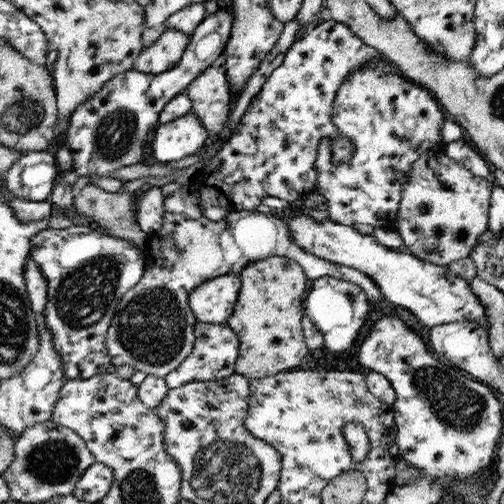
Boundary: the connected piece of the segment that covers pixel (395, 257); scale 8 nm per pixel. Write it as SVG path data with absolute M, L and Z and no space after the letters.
M304 209L297 214L280 215L300 248L328 262L354 267L370 276L386 301L407 308L414 314L415 321L422 325L432 328L450 322L475 322L478 327L489 330L490 319L486 317L481 299L473 293L466 279L455 275L447 266L435 265L410 252L382 245L372 235L362 234L353 226L329 217L325 221L314 221Z

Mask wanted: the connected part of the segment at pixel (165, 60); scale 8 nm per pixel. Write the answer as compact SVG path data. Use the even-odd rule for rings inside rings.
M162 28L160 38L141 52L134 69L144 74L163 74L170 71L180 64L191 36L180 29Z

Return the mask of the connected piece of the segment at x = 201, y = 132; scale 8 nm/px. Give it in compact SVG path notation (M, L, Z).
M190 110L188 114L158 126L149 148L152 148L154 160L165 164L196 154L207 138L206 127Z

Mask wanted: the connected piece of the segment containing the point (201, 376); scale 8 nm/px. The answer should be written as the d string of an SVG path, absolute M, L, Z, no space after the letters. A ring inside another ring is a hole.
M198 322L193 352L181 362L176 370L165 376L167 385L173 389L194 381L206 382L229 377L235 372L237 358L240 356L240 346L240 338L236 331L227 325Z

